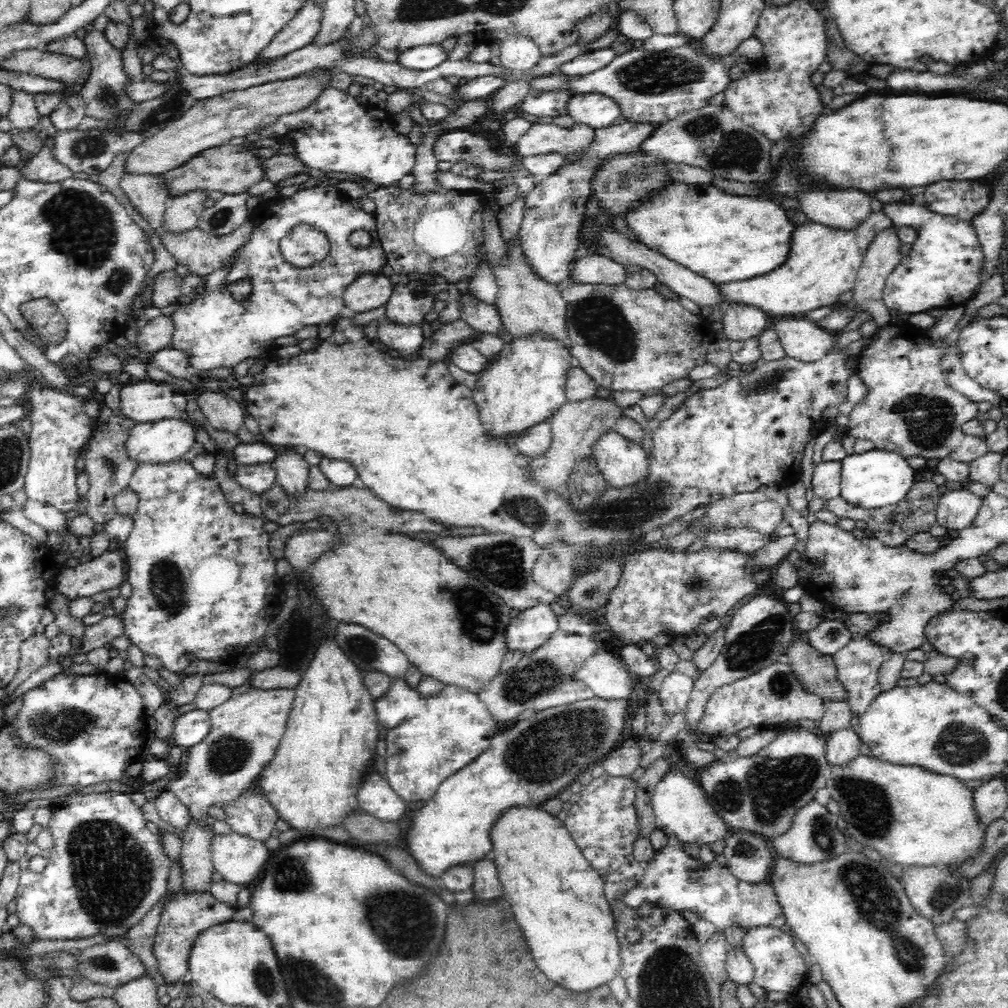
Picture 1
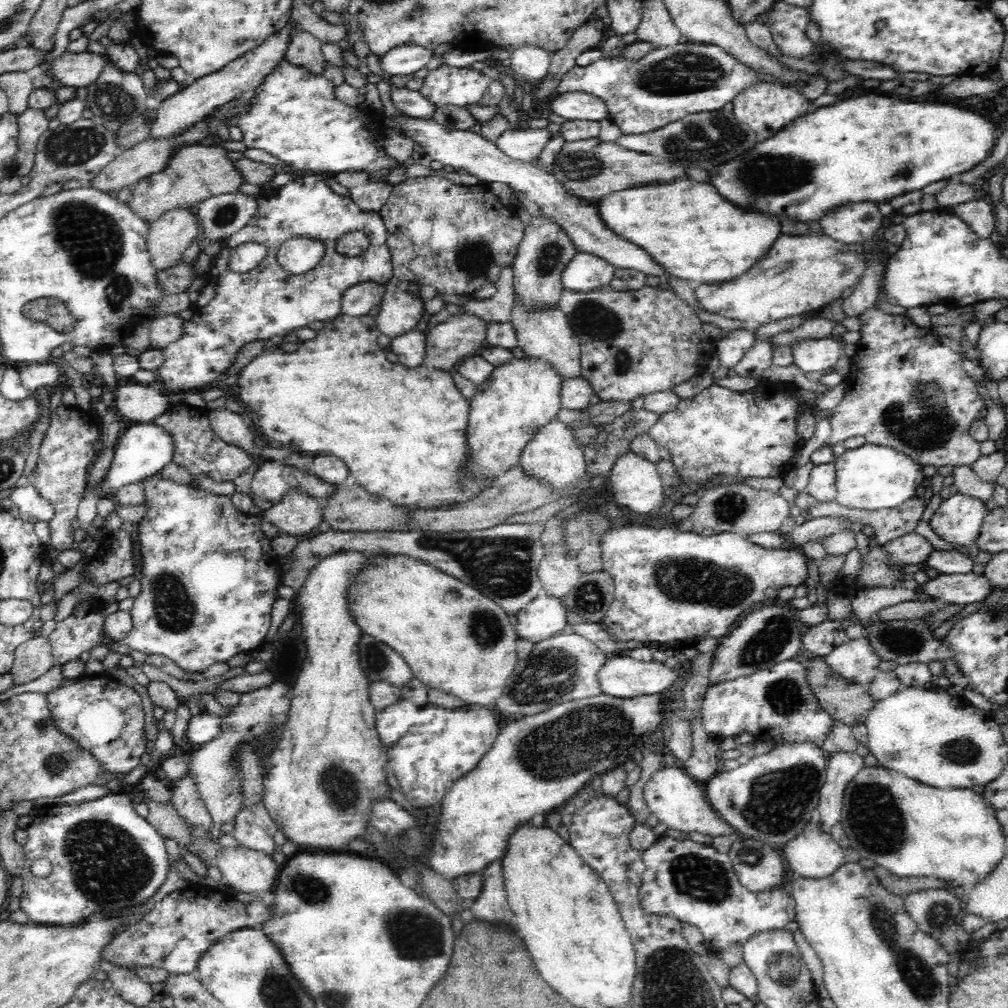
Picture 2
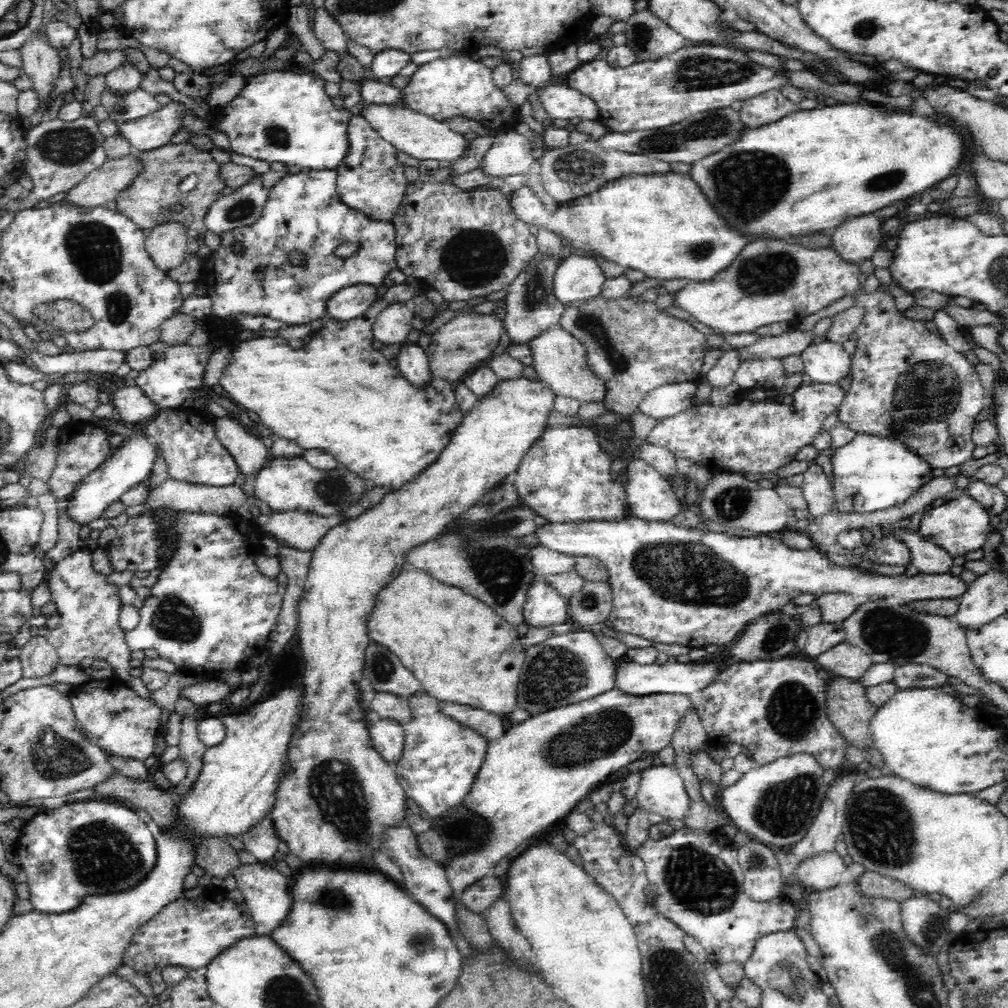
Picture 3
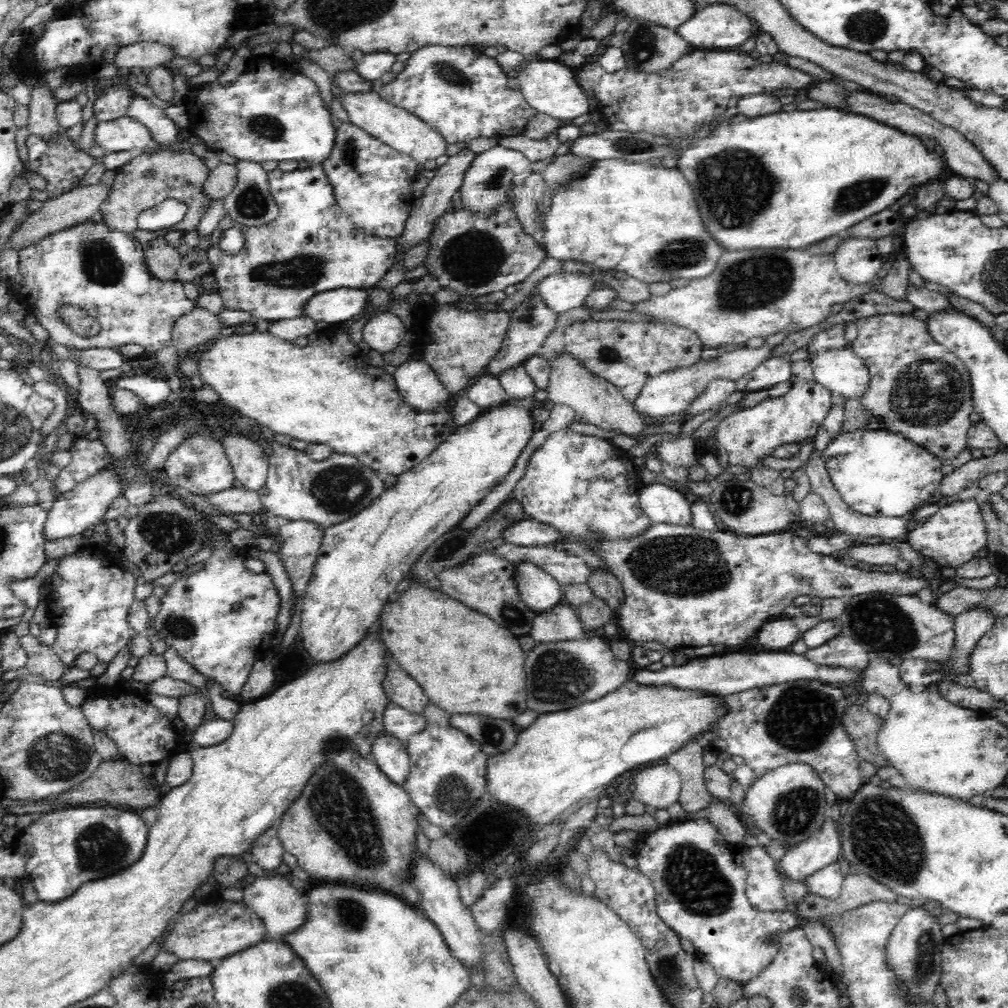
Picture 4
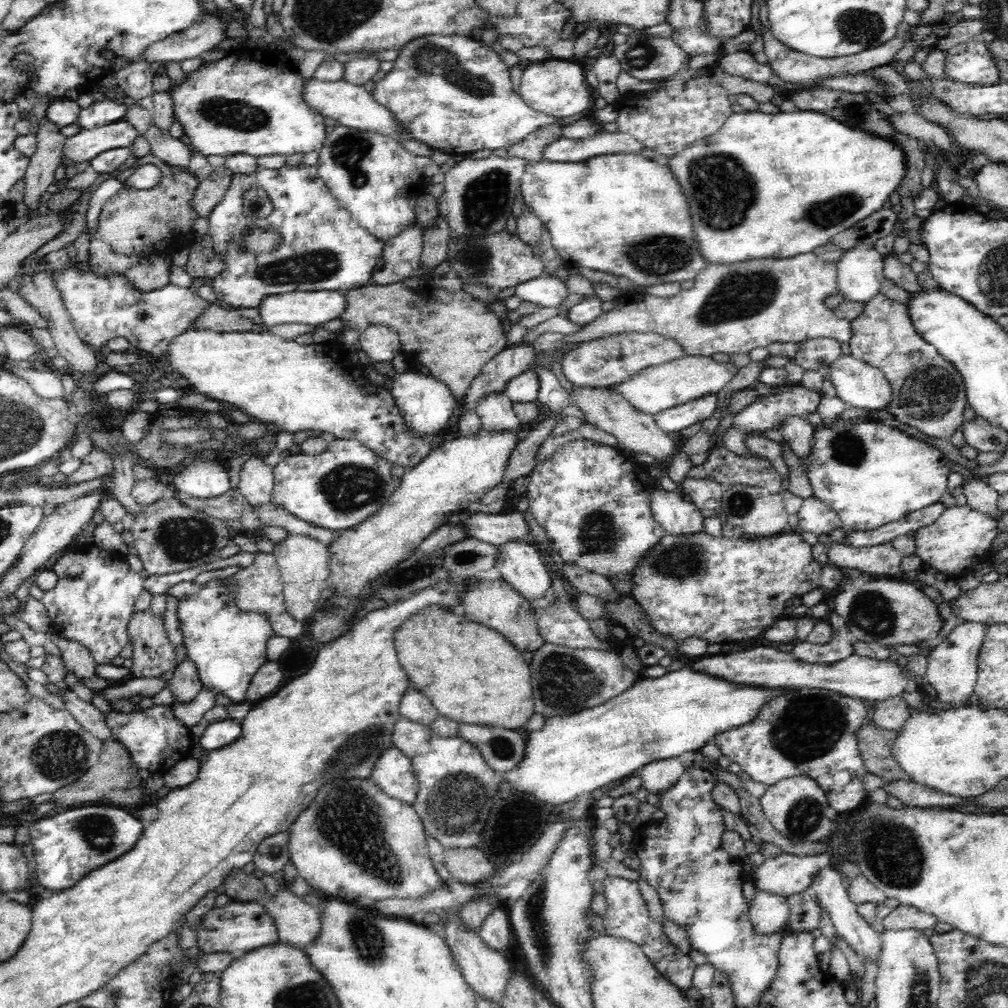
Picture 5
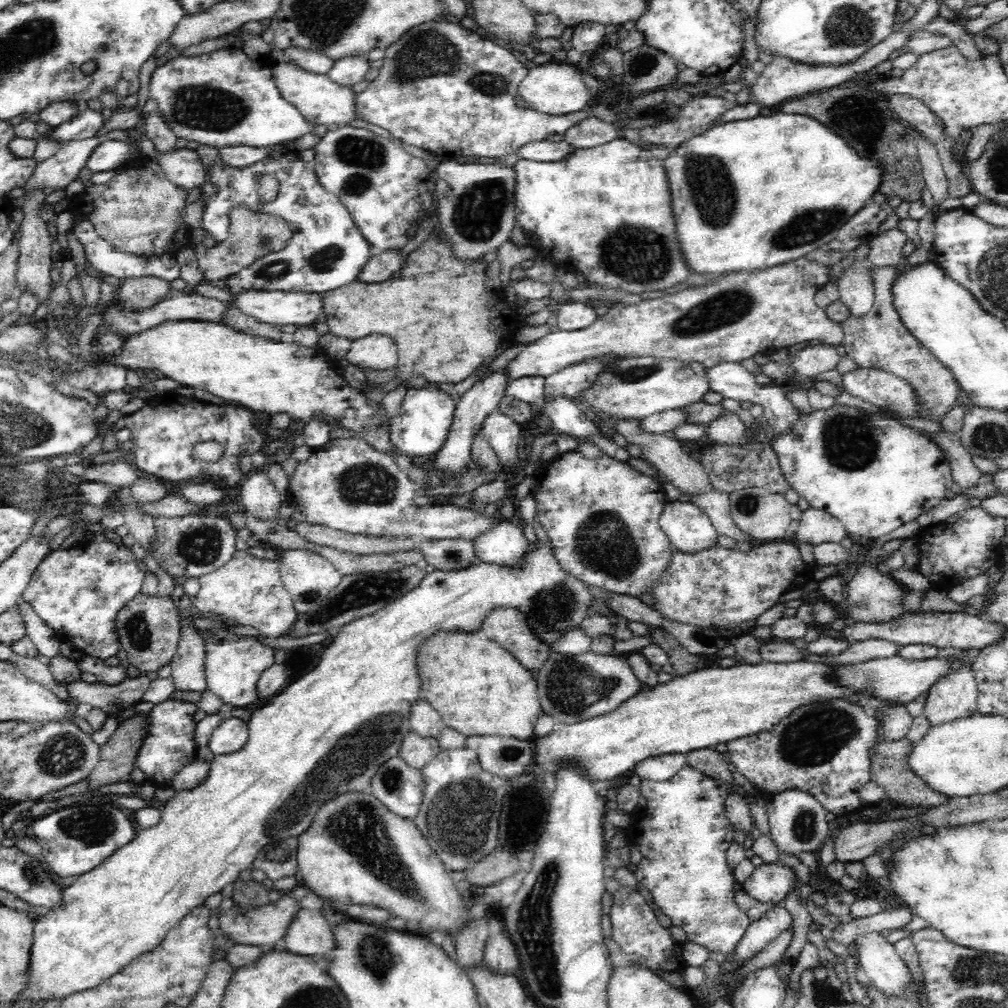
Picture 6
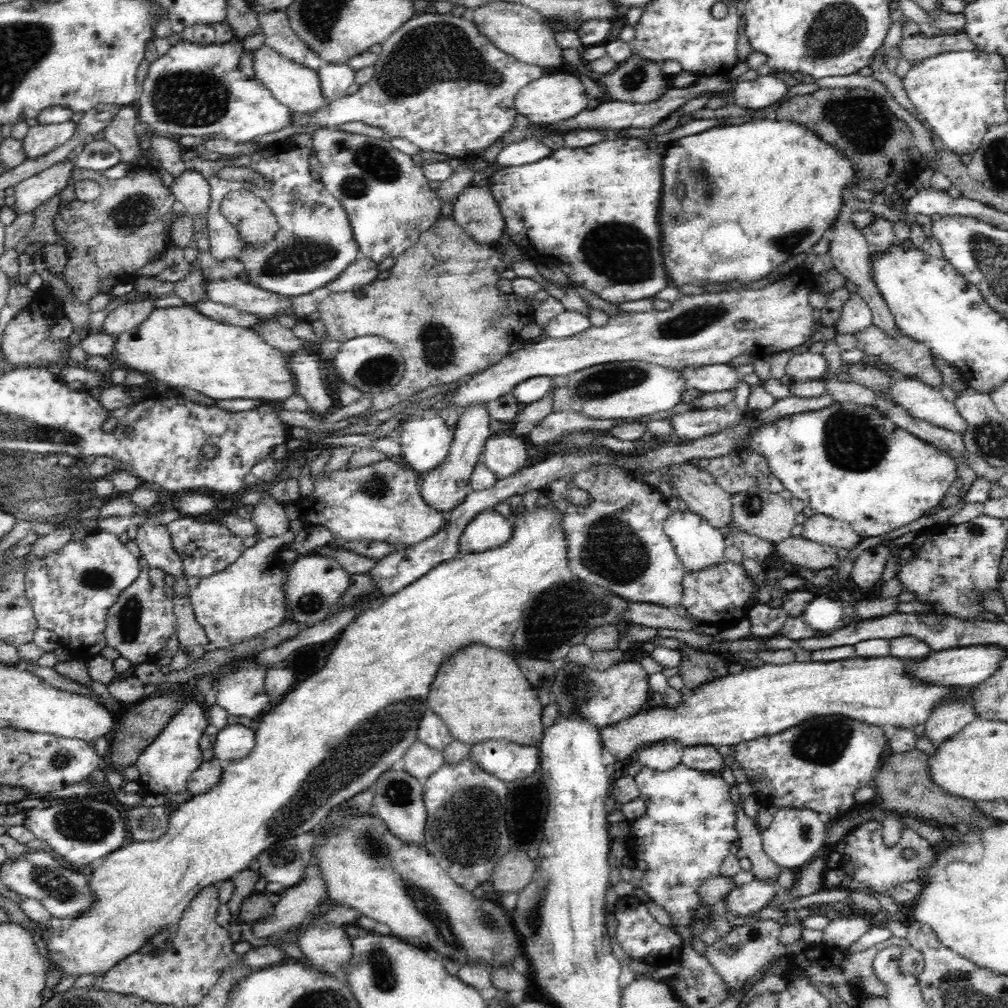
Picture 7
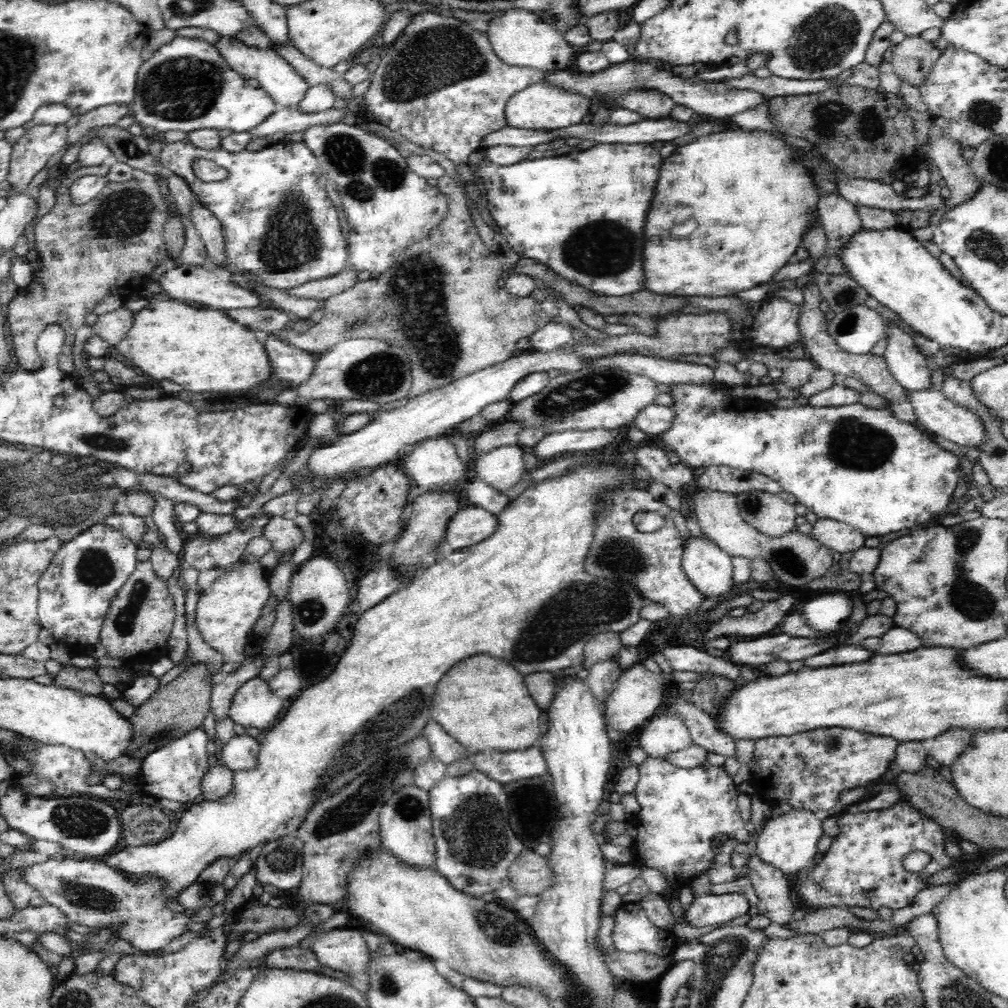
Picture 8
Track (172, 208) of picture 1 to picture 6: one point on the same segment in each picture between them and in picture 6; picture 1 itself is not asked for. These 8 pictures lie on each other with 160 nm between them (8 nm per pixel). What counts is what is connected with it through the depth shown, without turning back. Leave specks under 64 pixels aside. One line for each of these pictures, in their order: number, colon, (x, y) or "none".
2: (169, 235)
3: (166, 243)
4: (162, 259)
5: (148, 274)
6: (136, 293)

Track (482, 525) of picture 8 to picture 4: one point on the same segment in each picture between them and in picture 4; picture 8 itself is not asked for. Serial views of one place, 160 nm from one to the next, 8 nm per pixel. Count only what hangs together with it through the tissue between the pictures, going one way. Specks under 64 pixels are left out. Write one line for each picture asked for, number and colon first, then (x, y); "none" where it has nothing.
4: (540, 591)
5: (520, 564)
6: (505, 546)
7: (488, 530)

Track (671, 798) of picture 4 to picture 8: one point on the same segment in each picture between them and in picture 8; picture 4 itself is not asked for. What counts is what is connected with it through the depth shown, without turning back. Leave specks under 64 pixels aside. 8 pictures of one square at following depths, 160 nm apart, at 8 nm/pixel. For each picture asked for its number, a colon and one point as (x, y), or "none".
5: (657, 776)
6: (659, 768)
7: (661, 757)
8: (665, 732)

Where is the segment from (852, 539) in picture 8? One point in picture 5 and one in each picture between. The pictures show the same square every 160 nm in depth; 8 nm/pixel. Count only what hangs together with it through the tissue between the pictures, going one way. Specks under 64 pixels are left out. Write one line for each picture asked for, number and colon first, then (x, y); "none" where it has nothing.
5: (814, 516)
6: (816, 526)
7: (819, 528)

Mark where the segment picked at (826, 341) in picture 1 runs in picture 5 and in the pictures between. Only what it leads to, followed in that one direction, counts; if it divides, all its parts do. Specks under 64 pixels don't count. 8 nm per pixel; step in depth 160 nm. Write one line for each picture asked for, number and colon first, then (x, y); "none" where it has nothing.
2: (811, 354)
3: (827, 362)
4: (838, 370)
5: (858, 384)

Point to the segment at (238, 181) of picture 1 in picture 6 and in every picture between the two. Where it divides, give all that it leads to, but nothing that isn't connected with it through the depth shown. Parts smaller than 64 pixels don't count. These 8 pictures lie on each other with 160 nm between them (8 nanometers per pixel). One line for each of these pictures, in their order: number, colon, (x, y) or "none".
2: (195, 173)
3: (144, 201)
4: (149, 178)
5: (132, 220)
6: (138, 212)

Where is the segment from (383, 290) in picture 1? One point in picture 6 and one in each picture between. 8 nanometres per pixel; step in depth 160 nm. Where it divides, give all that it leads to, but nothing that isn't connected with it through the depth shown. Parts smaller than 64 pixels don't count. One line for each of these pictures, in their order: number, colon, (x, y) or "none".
2: (358, 300)
3: (349, 303)
4: (337, 306)
5: (314, 308)
6: (278, 308)

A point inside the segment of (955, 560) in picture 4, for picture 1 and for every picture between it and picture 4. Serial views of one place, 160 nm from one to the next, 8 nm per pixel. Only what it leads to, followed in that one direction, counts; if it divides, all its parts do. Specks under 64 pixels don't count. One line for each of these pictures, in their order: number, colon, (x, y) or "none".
1: (956, 509)
2: (958, 520)
3: (958, 526)

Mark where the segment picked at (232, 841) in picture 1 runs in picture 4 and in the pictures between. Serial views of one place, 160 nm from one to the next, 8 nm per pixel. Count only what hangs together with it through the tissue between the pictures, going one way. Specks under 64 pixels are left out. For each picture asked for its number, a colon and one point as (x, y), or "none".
2: (247, 870)
3: (266, 895)
4: (282, 908)

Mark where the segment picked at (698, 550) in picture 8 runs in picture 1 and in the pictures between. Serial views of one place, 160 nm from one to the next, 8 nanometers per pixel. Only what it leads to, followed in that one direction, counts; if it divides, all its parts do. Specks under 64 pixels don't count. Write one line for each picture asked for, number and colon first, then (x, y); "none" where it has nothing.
1: (621, 461)
2: (636, 484)
3: (650, 497)
4: (660, 503)
5: (676, 515)
6: (689, 529)
7: (697, 544)

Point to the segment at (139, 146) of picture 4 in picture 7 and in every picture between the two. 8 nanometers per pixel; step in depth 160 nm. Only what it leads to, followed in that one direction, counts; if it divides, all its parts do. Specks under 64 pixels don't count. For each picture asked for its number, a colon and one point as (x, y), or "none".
5: (84, 146)
6: (62, 168)
7: (35, 190)

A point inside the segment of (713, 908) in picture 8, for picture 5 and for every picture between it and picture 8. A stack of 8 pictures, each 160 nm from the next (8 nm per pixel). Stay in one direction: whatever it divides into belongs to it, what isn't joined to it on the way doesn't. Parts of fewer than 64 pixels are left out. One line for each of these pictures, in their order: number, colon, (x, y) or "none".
5: (787, 874)
6: (770, 883)
7: (748, 899)

